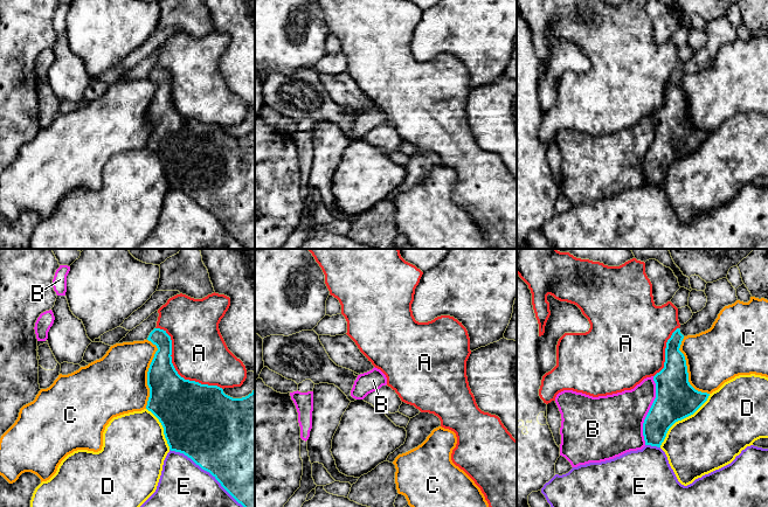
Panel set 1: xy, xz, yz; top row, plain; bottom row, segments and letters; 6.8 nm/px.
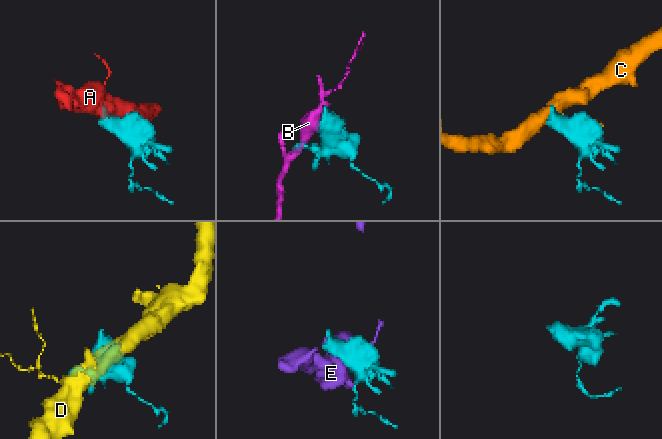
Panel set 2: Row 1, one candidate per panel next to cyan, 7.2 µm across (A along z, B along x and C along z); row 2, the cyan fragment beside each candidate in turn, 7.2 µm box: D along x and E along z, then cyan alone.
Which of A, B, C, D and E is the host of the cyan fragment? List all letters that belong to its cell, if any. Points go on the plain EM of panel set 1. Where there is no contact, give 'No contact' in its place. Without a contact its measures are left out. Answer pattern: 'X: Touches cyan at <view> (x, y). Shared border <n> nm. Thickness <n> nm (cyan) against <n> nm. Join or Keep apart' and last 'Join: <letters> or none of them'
A: Touches cyan at xy (175, 109). Shared border 650 nm. Thickness 360 nm (cyan) against 380 nm. Keep apart
B: Touches cyan at yz (649, 148). Shared border 480 nm. Thickness 280 nm (cyan) against 380 nm. Keep apart
C: Touches cyan at xy (147, 111). Shared border 480 nm. Thickness 320 nm (cyan) against 420 nm. Keep apart
D: Touches cyan at yz (682, 157). Shared border 500 nm. Thickness 280 nm (cyan) against 420 nm. Keep apart
E: Touches cyan at xy (208, 209). Shared border 700 nm. Thickness 500 nm (cyan) against 480 nm. Keep apart
Join: none of them

